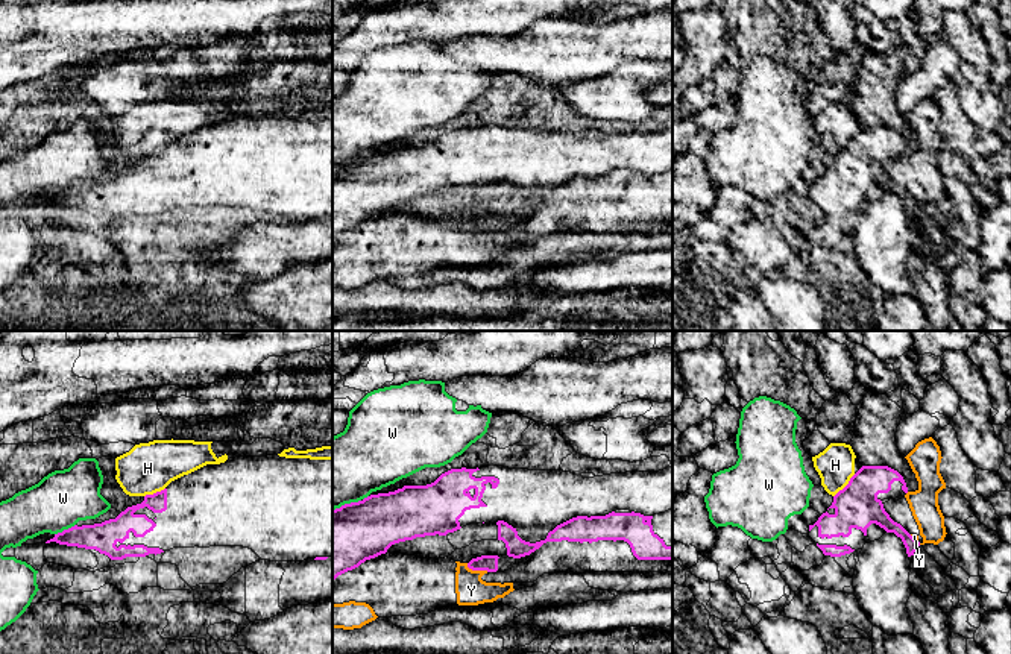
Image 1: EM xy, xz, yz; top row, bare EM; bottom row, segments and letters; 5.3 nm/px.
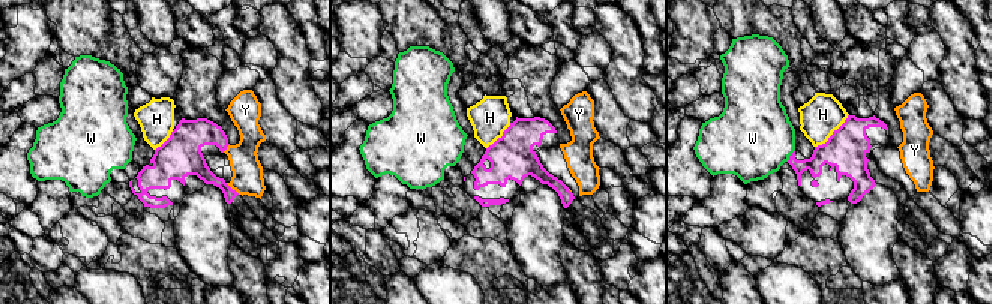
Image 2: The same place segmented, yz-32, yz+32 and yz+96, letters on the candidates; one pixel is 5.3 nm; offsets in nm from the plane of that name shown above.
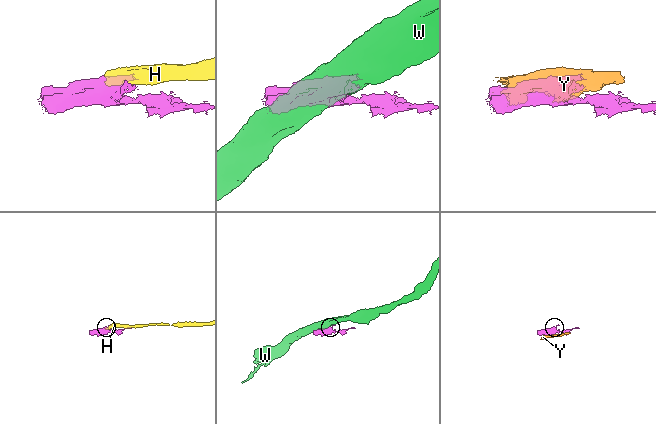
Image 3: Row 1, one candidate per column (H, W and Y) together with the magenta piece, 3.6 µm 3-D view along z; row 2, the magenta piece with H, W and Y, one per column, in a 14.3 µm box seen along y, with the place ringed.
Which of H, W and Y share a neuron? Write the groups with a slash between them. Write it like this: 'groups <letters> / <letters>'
groups H / W / Y

